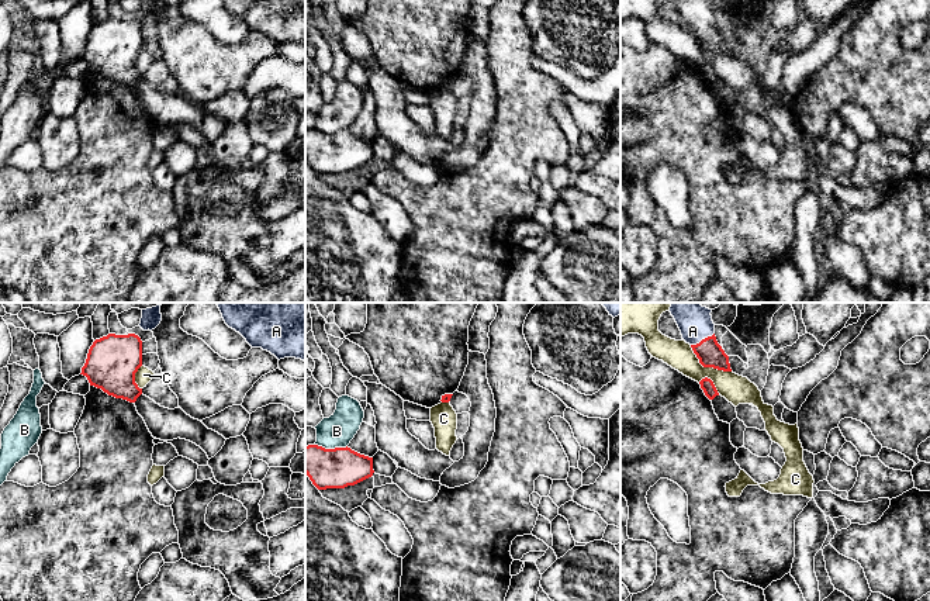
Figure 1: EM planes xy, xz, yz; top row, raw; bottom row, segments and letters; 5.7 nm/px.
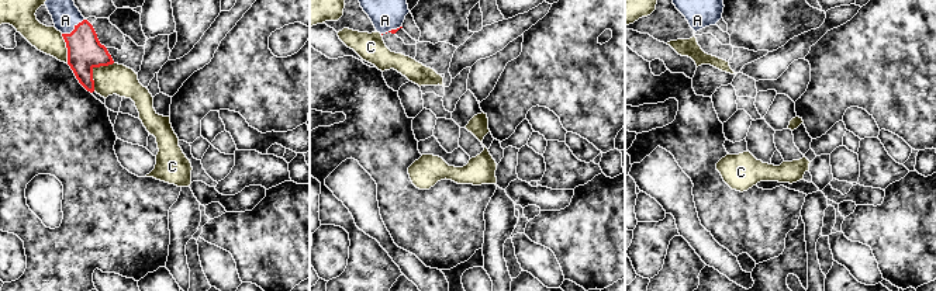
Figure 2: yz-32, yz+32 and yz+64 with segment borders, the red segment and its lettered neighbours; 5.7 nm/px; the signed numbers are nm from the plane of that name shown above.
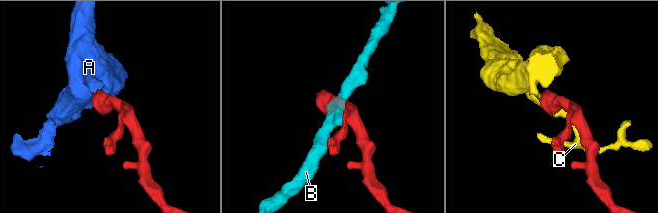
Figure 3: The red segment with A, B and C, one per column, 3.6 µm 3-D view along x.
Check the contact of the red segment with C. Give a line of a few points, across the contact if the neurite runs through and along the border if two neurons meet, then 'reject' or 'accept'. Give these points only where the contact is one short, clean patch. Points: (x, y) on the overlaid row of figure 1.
line yz (690, 345), (704, 366), (730, 372); reject

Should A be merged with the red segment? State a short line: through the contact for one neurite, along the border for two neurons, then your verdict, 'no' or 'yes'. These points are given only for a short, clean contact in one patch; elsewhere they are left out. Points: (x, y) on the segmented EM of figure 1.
yz (708, 351), (702, 339), (695, 323) | yes

